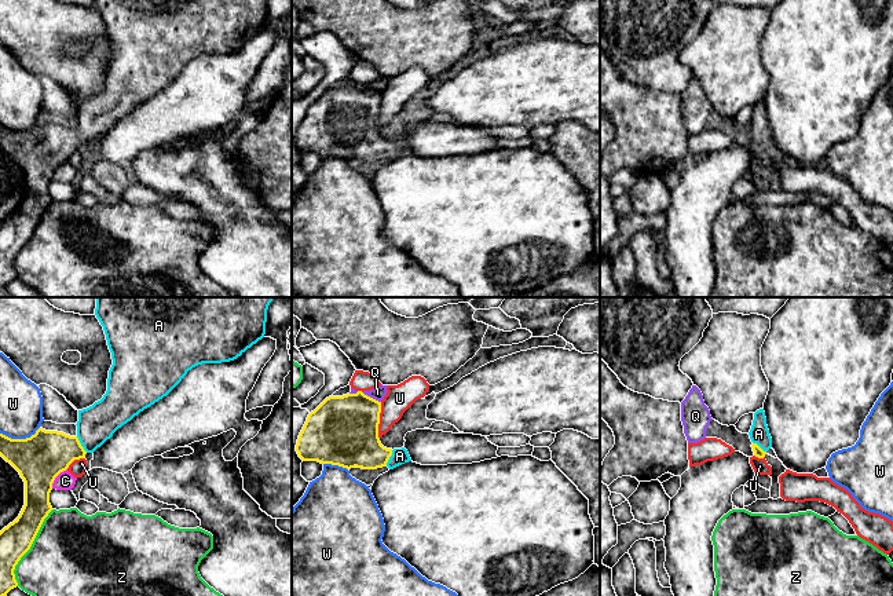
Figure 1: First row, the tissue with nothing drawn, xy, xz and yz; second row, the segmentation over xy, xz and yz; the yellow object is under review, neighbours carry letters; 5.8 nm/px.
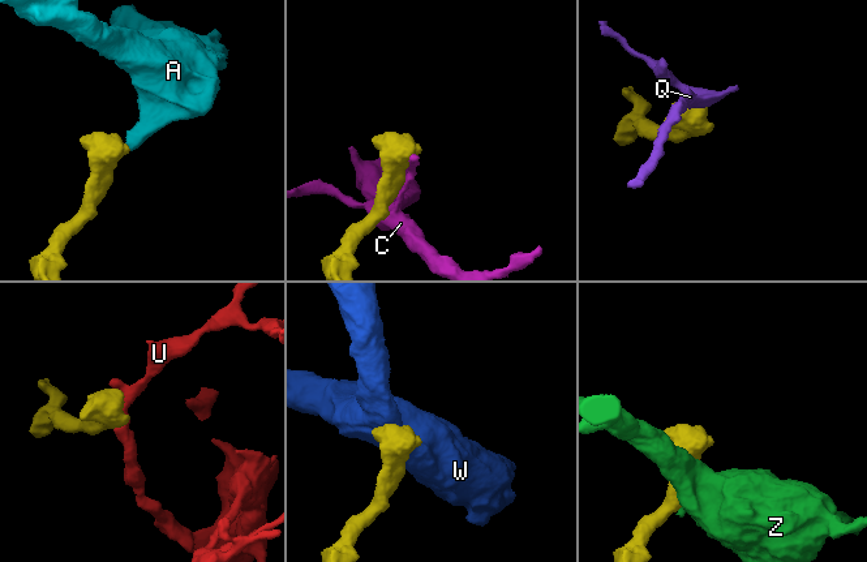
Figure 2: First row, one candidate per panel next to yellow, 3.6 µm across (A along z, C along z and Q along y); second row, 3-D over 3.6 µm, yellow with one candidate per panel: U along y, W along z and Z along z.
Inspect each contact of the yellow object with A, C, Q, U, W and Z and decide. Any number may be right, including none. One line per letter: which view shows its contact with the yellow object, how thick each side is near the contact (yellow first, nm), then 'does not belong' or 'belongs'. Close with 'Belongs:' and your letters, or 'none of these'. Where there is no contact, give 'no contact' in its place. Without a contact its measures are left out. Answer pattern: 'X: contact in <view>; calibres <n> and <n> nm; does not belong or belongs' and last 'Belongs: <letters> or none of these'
A: contact in xy; calibres 280 and 220 nm; belongs
C: contact in xy; calibres 280 and 110 nm; does not belong
Q: contact in xz; calibres 400 and 70 nm; does not belong
U: contact in xz; calibres 400 and 160 nm; does not belong
W: contact in xy; calibres 280 and 260 nm; does not belong
Z: contact in xy; calibres 190 and 500 nm; does not belong
Belongs: A

